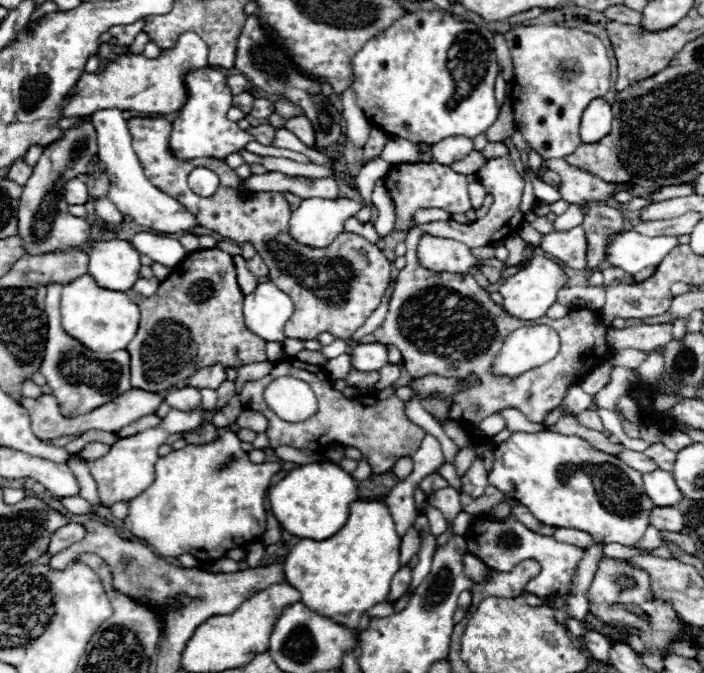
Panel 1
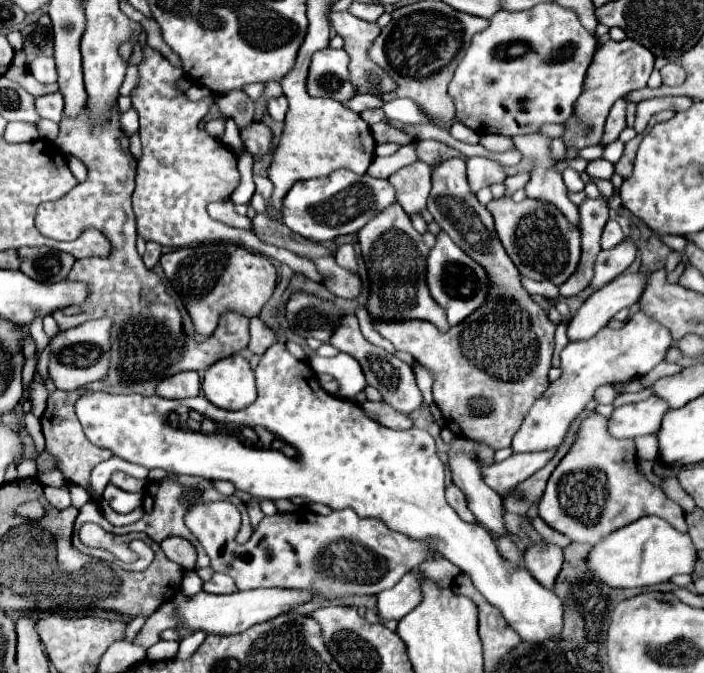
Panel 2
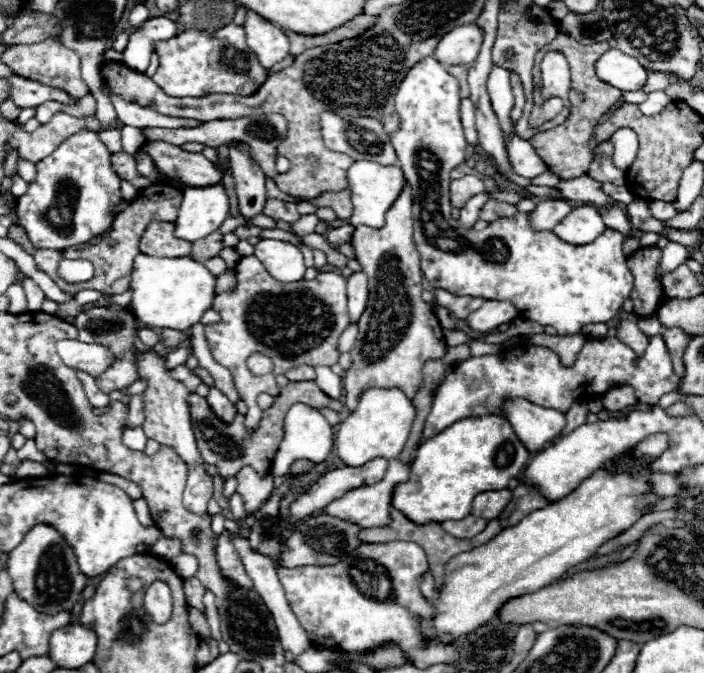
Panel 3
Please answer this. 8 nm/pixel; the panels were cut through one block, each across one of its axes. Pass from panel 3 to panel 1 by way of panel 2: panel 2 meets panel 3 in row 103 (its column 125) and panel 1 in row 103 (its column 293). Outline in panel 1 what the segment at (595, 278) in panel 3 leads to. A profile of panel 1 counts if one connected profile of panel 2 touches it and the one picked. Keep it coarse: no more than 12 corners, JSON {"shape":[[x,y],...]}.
{"shape":[[414,12],[350,62],[388,136],[476,138],[498,118],[492,32]]}

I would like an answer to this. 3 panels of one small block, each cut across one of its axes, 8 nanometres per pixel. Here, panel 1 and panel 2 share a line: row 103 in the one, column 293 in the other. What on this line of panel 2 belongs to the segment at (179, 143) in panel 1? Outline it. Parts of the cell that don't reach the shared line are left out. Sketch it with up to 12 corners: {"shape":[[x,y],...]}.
{"shape":[[340,168],[296,182],[282,220],[312,242],[356,234],[396,202],[388,180]]}

